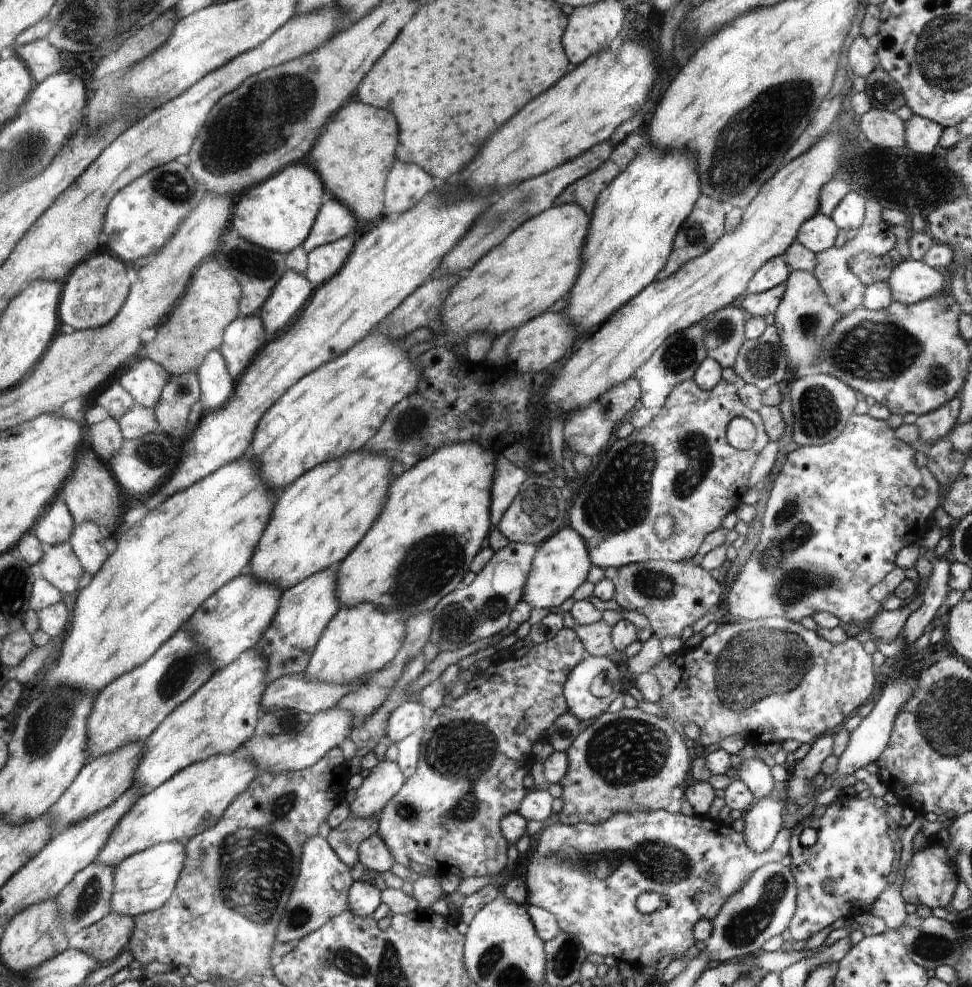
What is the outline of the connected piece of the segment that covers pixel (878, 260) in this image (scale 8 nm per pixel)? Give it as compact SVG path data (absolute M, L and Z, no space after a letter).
M900 236L900 246L896 246L896 250L881 257L864 258L864 256L860 256L860 258L856 258L856 262L852 262L852 270L856 270L856 274L860 274L860 278L864 278L863 282L866 285L871 285L874 282L887 281L892 270L910 258L909 238Z

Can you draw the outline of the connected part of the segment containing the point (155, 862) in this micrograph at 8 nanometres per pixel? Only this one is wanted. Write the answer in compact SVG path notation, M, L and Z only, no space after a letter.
M163 842L140 854L134 854L132 858L117 866L112 913L138 918L142 914L148 914L166 906L176 892L187 858L186 843Z

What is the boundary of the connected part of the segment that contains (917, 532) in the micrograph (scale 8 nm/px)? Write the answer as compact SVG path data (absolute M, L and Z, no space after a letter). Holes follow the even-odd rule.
M851 414L843 432L835 441L820 446L799 446L797 450L787 453L784 465L775 478L774 488L770 490L770 496L768 496L760 540L756 542L754 550L750 553L750 558L746 560L736 582L730 588L730 594L728 594L730 614L734 618L744 618L744 621L755 621L764 616L766 618L784 617L798 623L806 616L812 617L816 613L828 612L834 614L840 622L855 622L859 625L862 618L868 618L868 620L874 618L882 603L870 598L870 588L880 584L886 578L886 574L894 570L896 552L900 552L904 546L916 543L924 530L928 532L933 527L935 523L932 522L932 512L938 506L938 496L942 496L942 492L938 492L938 490L942 490L941 486L938 486L938 479L926 466L918 467L916 465L915 453L916 451L910 444L906 444L896 437L894 428L888 424L888 420L876 420L868 414ZM917 487L923 487L926 490L926 494L921 498L914 494Z

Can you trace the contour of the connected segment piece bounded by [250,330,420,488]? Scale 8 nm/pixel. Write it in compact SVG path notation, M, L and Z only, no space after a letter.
M373 330L348 354L340 354L336 362L320 366L304 382L296 382L268 410L268 418L260 422L250 450L260 462L260 470L264 464L266 482L280 488L298 481L298 476L316 464L338 458L344 452L362 451L382 428L391 409L416 390L418 380L418 358L412 360L408 356L403 340L394 342L386 332Z

